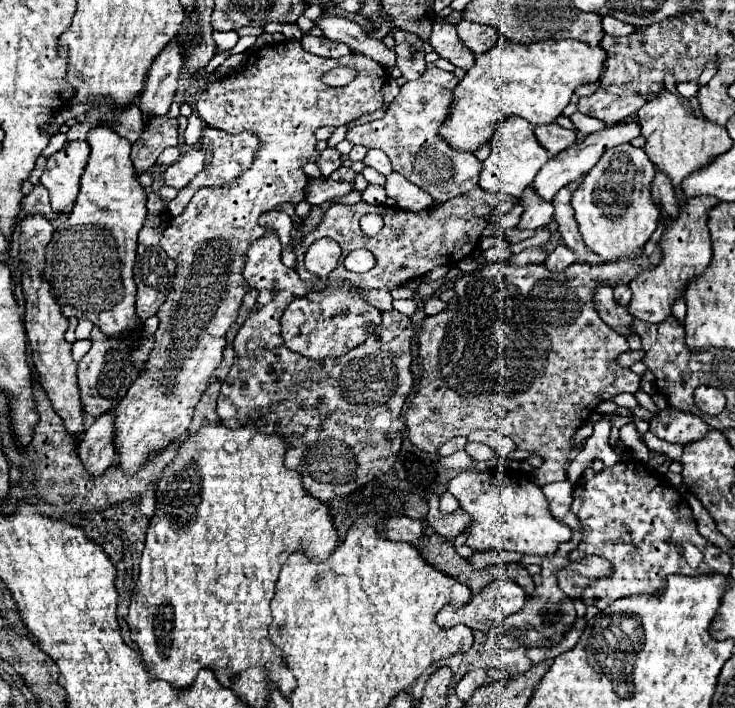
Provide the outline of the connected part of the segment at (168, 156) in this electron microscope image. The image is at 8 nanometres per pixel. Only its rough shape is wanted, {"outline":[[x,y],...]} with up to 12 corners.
{"outline":[[178,146],[166,148],[156,164],[170,166],[180,158]]}

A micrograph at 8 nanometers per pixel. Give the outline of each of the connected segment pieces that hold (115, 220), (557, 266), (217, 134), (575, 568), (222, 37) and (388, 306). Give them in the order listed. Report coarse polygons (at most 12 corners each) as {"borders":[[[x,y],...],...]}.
{"borders":[[[88,134],[80,194],[46,248],[66,318],[128,336],[146,192],[130,142]],[[564,244],[548,254],[544,266],[564,272],[576,262],[576,254]],[[206,126],[212,160],[168,202],[172,218],[202,186],[226,184],[252,164],[258,138]],[[598,556],[572,562],[558,572],[570,600],[584,588],[612,576],[612,564]],[[214,32],[218,52],[228,52],[240,40],[234,32]],[[360,290],[364,300],[380,312],[392,310],[388,290]]]}

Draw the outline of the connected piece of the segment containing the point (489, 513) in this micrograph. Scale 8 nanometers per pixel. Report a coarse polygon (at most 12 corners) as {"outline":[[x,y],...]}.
{"outline":[[468,470],[448,492],[466,544],[546,558],[572,538],[526,476]]}

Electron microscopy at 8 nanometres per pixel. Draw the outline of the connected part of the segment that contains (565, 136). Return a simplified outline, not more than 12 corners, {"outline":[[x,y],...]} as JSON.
{"outline":[[558,124],[538,126],[538,140],[556,156],[576,142],[576,132]]}

